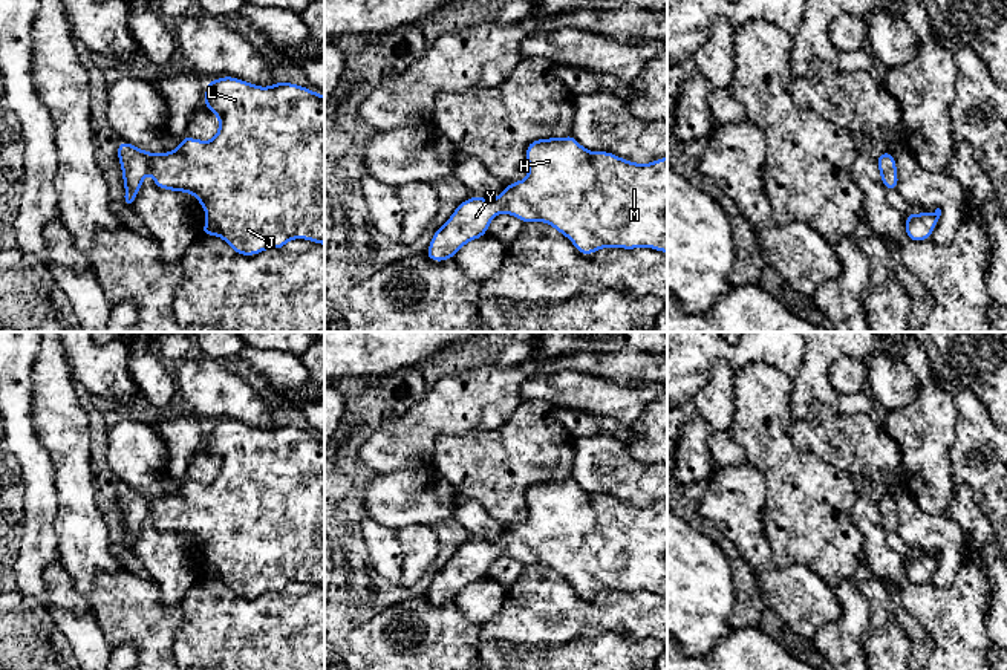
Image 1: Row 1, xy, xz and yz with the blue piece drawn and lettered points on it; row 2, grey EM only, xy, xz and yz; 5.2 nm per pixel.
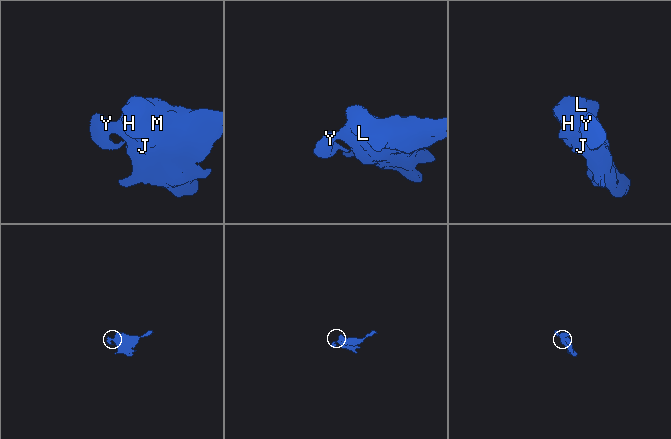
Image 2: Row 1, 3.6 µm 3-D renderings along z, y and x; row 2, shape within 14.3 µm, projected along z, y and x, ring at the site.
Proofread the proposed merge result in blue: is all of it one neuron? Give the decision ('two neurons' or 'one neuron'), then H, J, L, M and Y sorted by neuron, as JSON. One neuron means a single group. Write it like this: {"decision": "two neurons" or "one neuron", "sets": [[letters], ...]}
{"decision": "one neuron", "sets": [["H", "J", "L", "M", "Y"]]}

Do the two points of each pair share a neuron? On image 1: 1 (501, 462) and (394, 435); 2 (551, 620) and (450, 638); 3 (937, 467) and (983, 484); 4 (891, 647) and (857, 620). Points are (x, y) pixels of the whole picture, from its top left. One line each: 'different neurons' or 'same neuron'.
1: different neurons
2: different neurons
3: different neurons
4: different neurons

